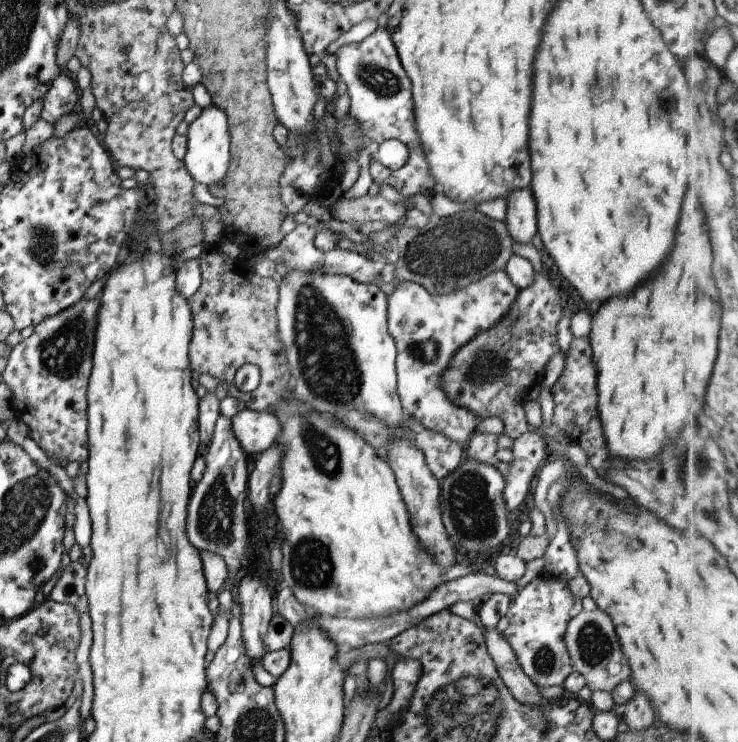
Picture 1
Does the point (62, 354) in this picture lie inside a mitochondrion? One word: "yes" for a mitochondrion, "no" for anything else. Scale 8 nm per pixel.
yes

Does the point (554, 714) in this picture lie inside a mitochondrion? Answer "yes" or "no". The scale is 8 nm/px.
no

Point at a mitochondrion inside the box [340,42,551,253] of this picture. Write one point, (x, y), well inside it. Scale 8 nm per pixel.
(379, 79)

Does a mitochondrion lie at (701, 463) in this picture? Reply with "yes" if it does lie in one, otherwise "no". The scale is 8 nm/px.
yes

